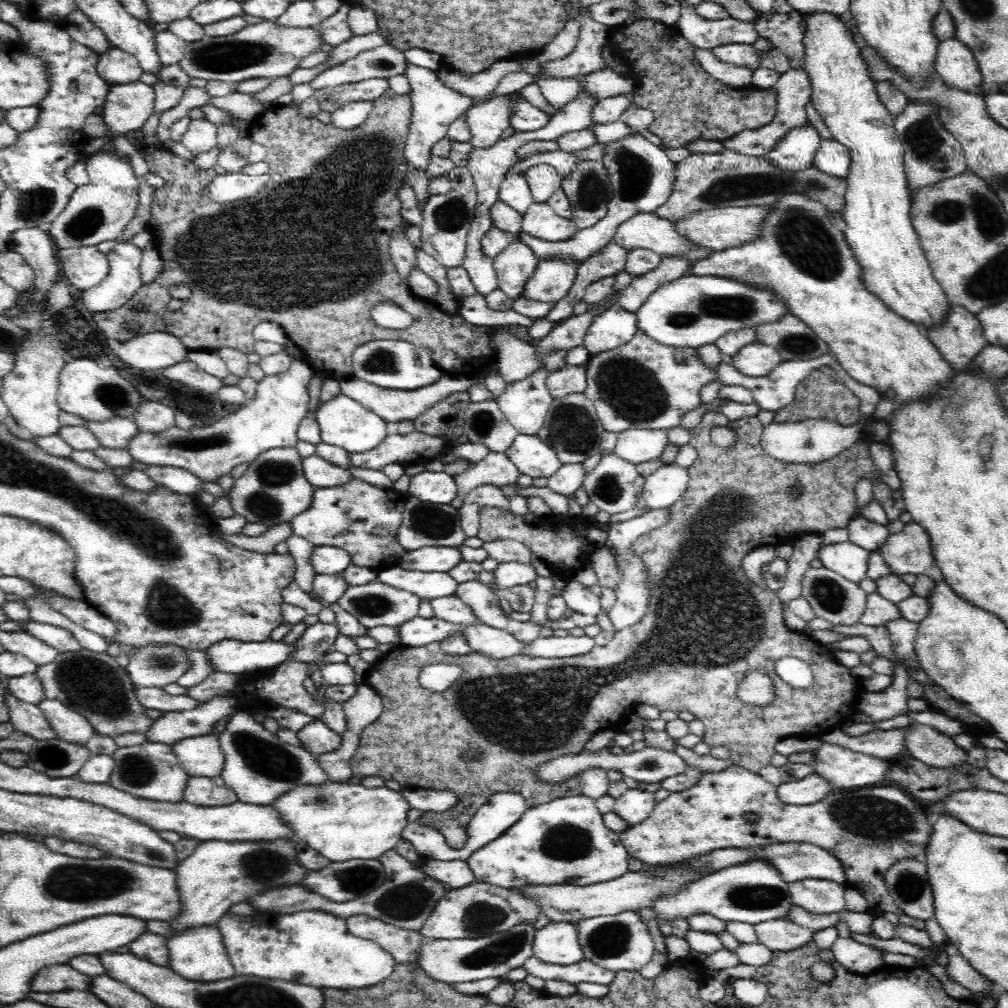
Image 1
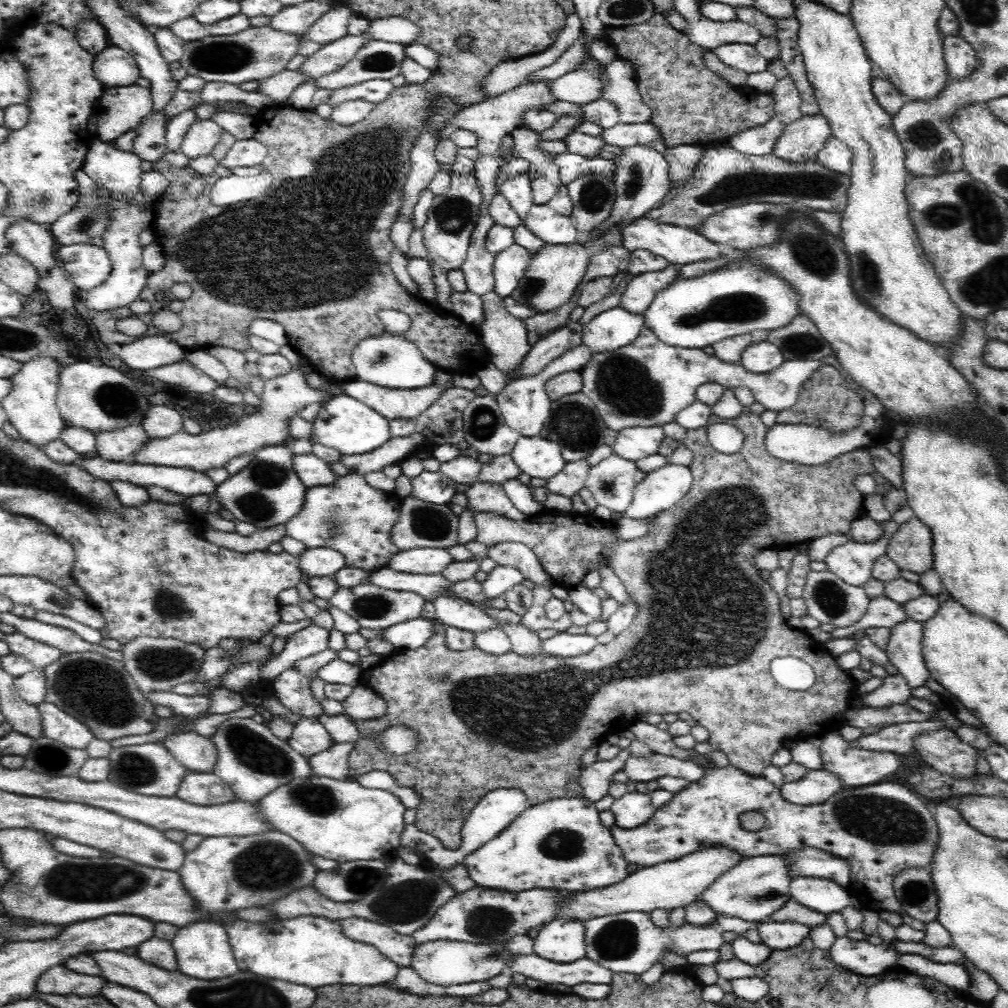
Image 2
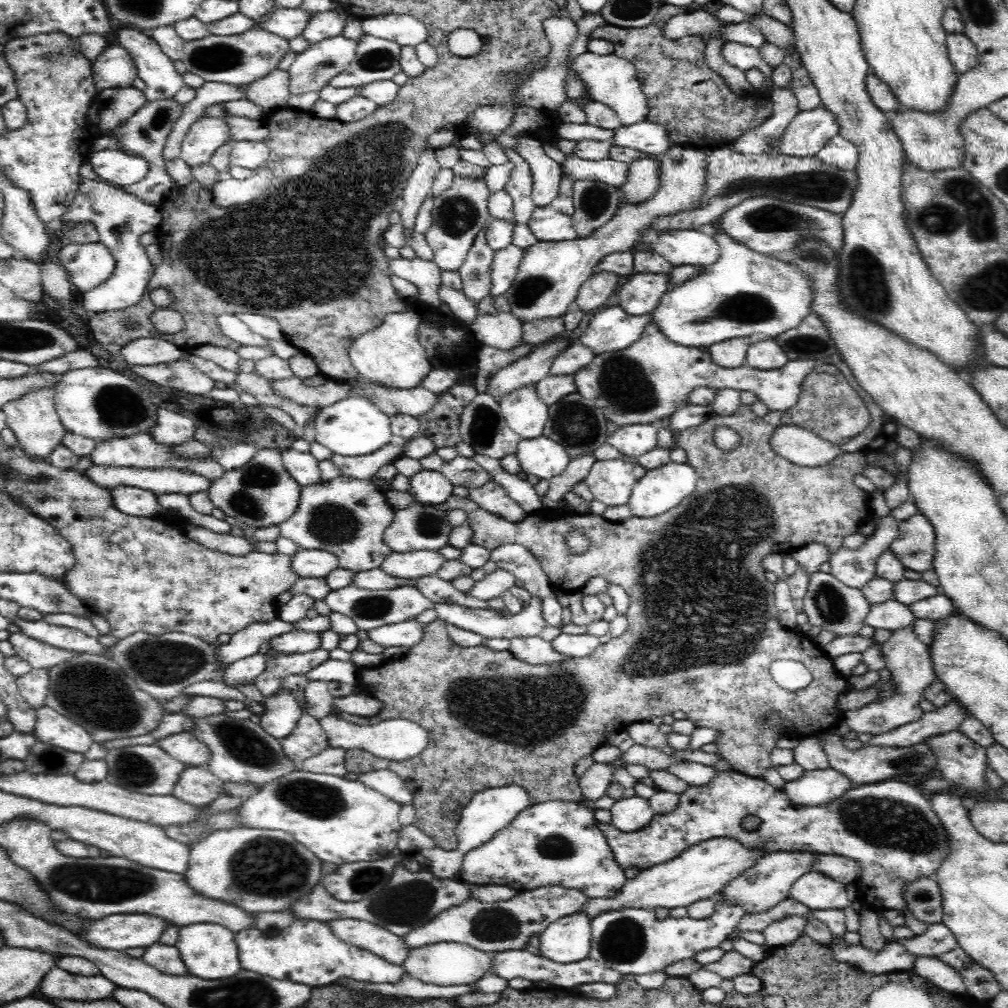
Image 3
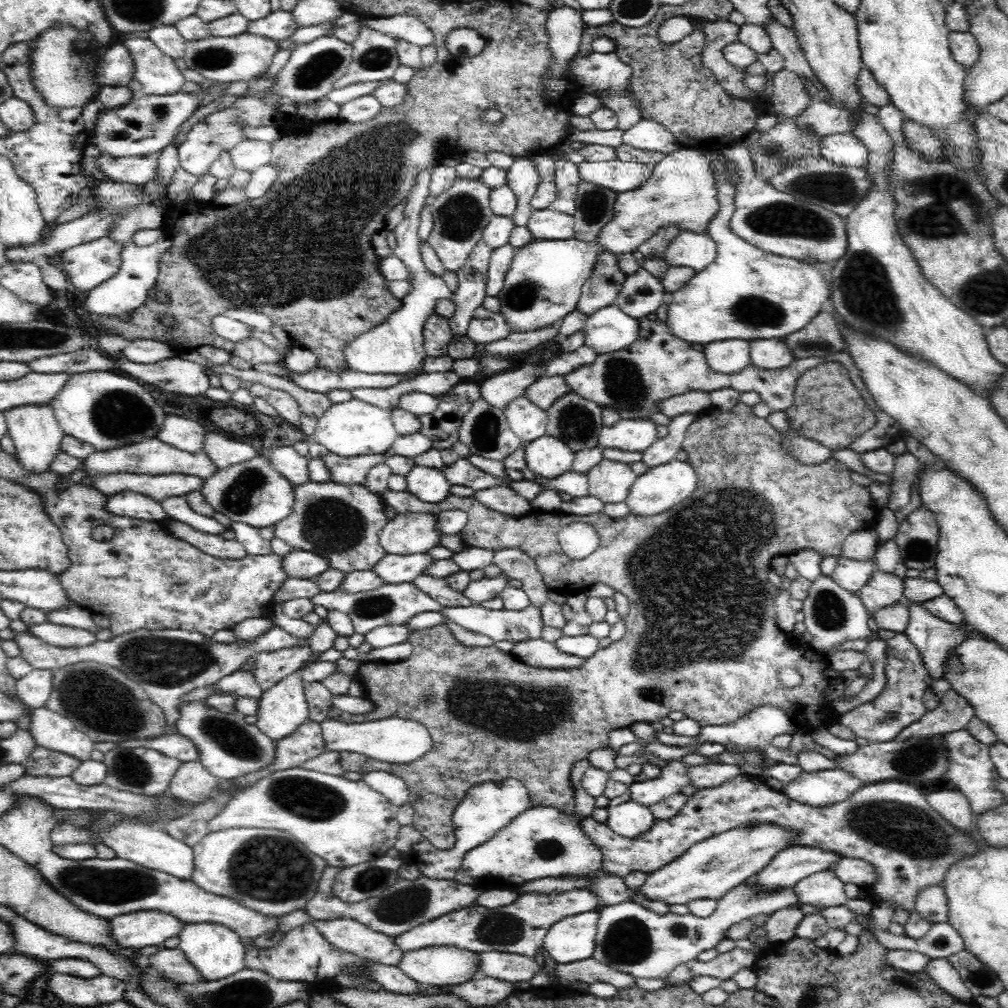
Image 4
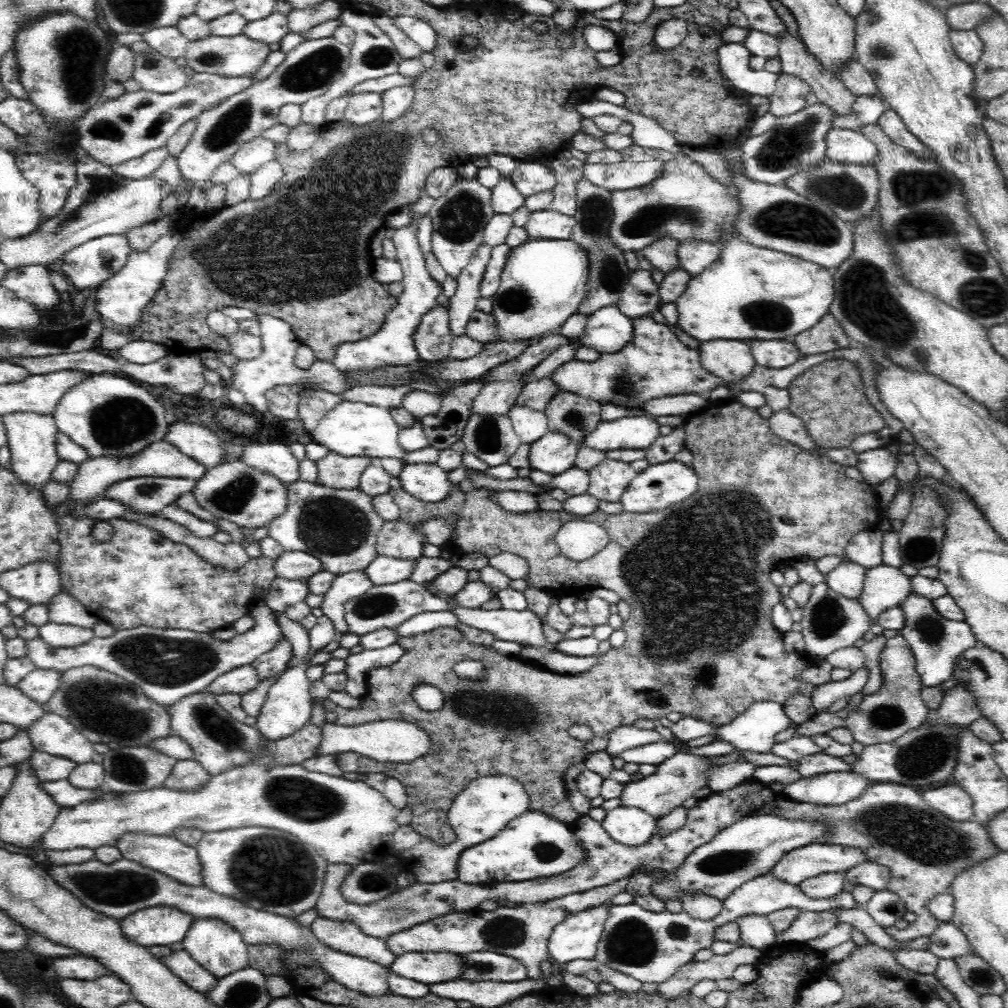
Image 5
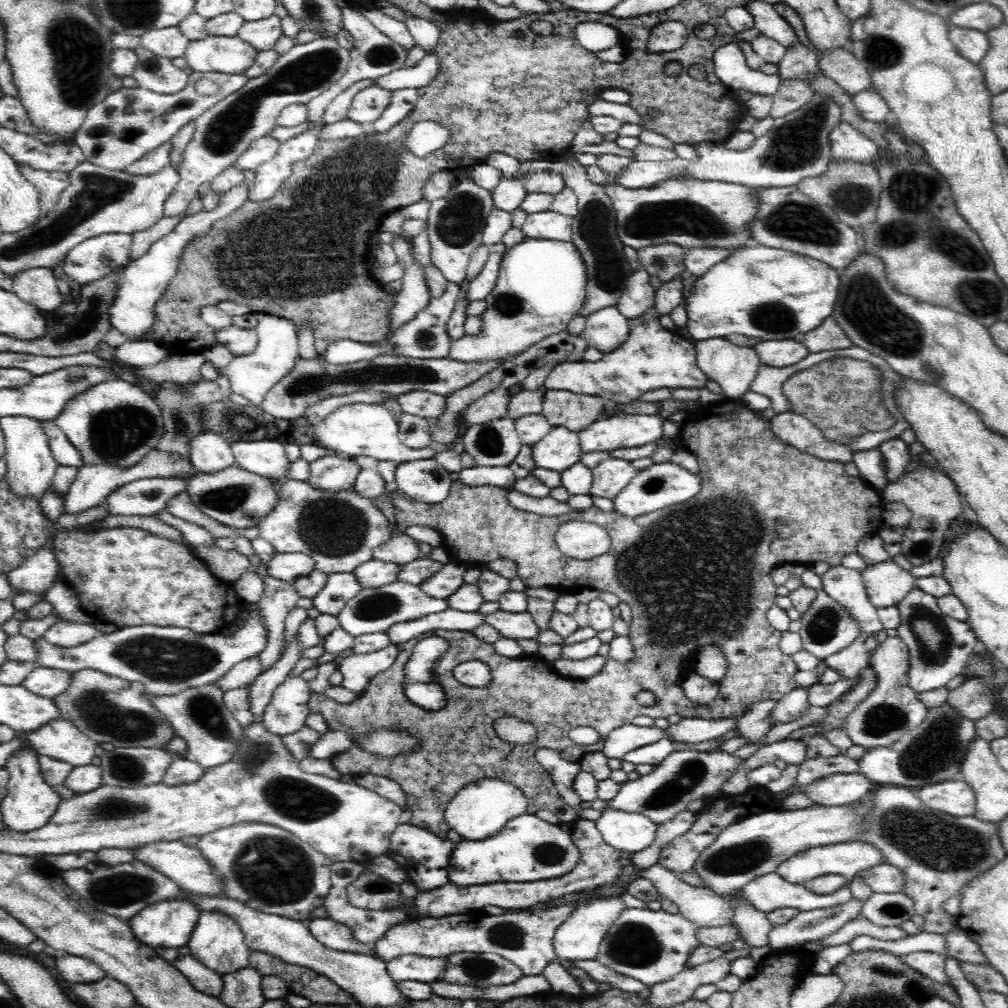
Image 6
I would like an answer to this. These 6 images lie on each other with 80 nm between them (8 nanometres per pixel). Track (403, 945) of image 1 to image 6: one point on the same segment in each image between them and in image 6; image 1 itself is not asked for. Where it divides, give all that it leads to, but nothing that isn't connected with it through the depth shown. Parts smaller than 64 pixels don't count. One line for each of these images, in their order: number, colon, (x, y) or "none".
2: (398, 948)
3: (374, 939)
4: (347, 935)
5: (345, 937)
6: (333, 935)

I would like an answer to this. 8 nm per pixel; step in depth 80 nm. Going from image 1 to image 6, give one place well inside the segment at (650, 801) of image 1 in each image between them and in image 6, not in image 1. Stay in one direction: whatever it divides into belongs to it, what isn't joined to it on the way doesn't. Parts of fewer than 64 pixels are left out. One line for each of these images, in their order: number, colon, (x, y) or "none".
2: (632, 810)
3: (629, 815)
4: (629, 820)
5: (631, 827)
6: (624, 832)

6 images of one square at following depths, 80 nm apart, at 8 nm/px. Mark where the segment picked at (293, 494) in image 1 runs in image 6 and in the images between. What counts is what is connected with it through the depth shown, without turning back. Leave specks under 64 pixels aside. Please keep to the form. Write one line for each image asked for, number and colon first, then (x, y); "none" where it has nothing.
2: (267, 492)
3: (261, 493)
4: (253, 493)
5: (232, 491)
6: (235, 498)

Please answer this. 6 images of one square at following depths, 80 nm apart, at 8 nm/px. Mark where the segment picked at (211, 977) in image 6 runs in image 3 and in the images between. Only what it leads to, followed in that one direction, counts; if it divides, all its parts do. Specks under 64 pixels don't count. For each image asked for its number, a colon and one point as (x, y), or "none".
3: (167, 959)
4: (172, 962)
5: (180, 962)

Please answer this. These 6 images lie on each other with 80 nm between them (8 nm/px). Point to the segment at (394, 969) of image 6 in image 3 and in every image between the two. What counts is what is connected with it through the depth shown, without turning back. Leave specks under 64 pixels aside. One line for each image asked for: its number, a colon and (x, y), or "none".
3: (445, 963)
4: (438, 966)
5: (429, 968)

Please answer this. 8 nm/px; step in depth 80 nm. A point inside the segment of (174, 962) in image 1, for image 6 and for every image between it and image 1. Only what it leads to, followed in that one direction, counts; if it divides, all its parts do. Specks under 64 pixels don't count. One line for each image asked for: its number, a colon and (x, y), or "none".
2: (202, 949)
3: (209, 951)
4: (215, 950)
5: (216, 946)
6: (217, 941)

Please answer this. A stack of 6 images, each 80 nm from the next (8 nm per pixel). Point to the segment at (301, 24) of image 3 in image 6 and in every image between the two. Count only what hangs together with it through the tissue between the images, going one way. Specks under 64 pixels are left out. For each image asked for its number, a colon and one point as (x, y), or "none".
4: (278, 25)
5: (270, 30)
6: (261, 35)

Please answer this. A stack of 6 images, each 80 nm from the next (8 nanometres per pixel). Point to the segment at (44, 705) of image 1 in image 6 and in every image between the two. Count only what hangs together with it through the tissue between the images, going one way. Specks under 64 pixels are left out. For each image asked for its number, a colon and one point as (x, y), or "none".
2: (57, 726)
3: (52, 729)
4: (51, 731)
5: (52, 734)
6: (62, 741)

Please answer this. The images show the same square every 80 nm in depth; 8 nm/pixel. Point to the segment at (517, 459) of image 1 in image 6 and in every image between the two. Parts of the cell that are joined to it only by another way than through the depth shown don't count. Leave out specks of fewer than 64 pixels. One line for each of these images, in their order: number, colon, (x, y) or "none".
2: (539, 457)
3: (541, 456)
4: (546, 456)
5: (554, 453)
6: (559, 449)

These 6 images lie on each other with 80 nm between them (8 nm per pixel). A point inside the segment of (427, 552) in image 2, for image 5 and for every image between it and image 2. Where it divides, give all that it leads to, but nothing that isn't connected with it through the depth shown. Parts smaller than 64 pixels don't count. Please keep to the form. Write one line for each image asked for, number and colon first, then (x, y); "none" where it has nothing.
3: (410, 565)
4: (391, 568)
5: (382, 570)

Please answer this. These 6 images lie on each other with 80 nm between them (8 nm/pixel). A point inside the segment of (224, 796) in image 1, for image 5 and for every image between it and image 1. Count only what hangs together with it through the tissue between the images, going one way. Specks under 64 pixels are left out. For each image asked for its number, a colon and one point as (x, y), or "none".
2: (202, 788)
3: (197, 786)
4: (192, 782)
5: (186, 775)

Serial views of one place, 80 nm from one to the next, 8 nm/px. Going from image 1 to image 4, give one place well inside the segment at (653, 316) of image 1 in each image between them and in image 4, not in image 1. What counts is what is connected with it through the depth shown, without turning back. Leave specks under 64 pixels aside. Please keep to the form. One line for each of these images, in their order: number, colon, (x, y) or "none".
2: (739, 297)
3: (743, 293)
4: (746, 293)

